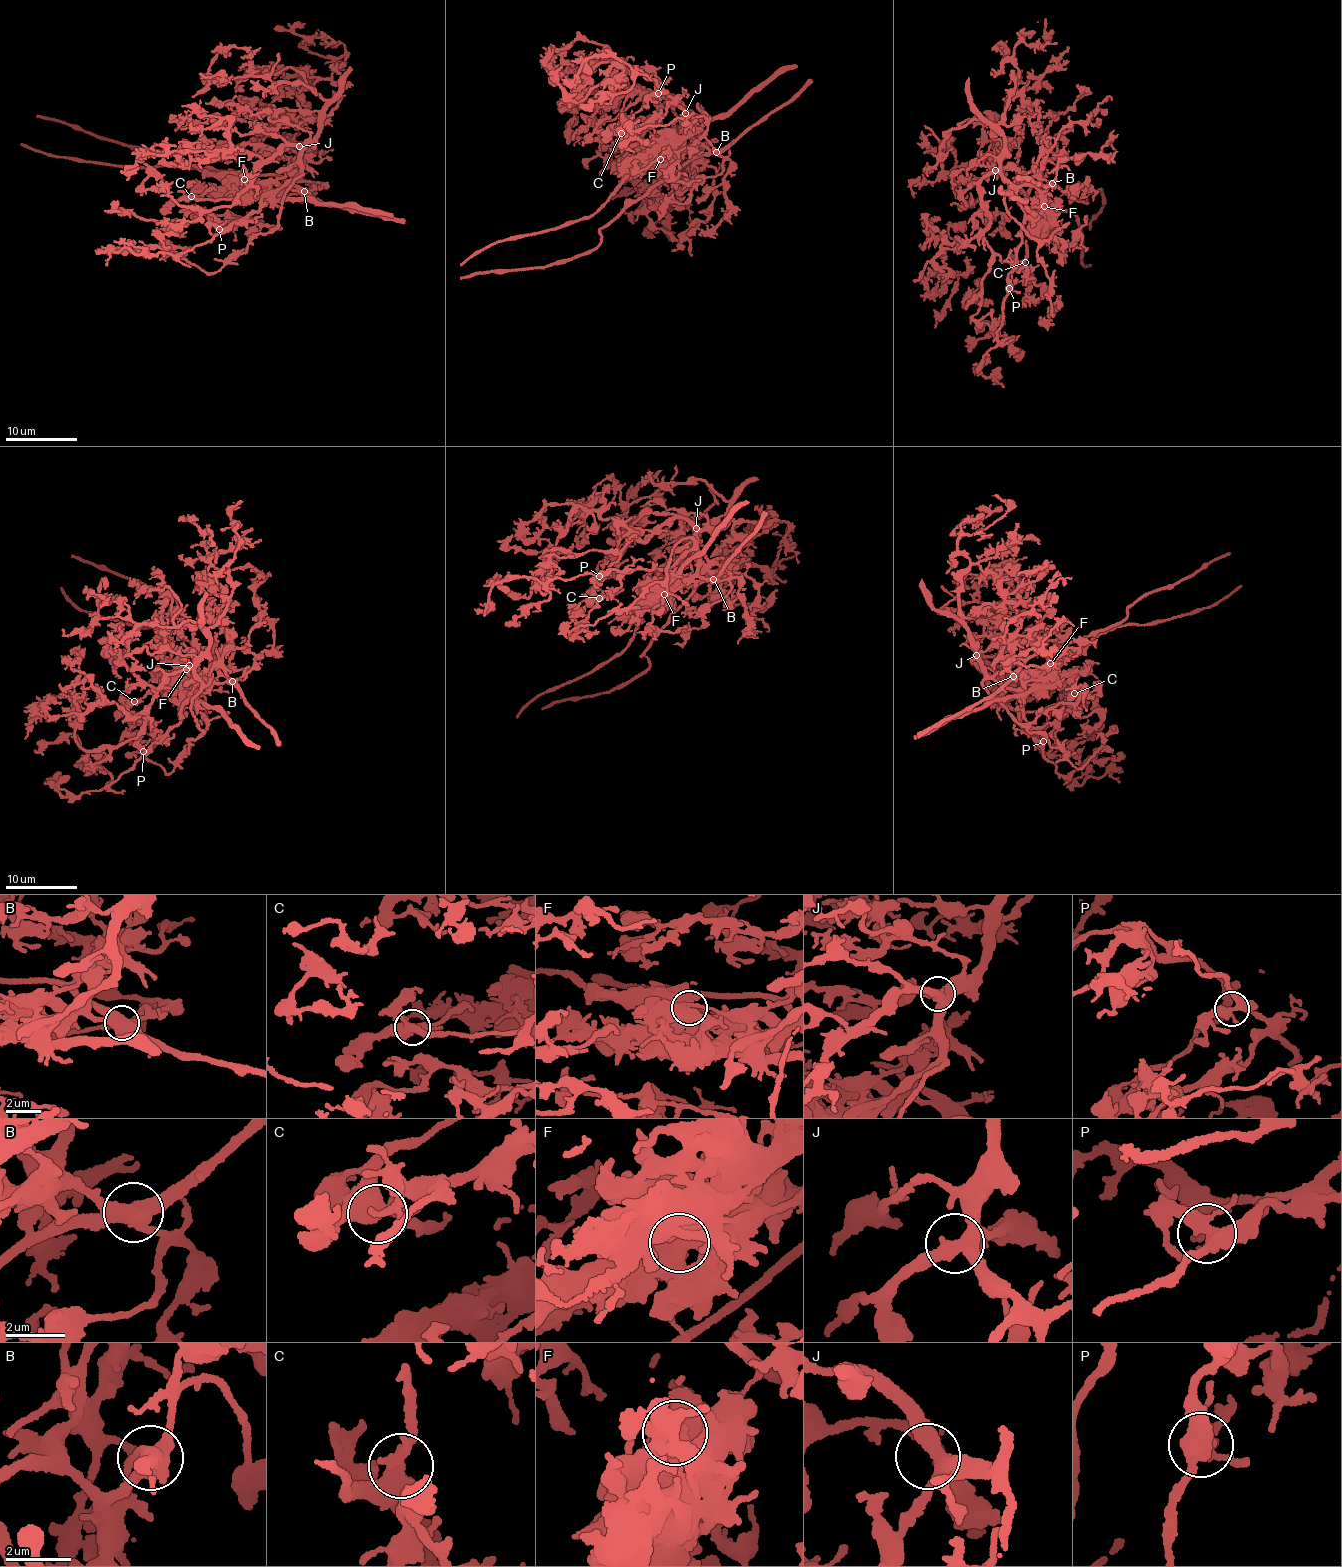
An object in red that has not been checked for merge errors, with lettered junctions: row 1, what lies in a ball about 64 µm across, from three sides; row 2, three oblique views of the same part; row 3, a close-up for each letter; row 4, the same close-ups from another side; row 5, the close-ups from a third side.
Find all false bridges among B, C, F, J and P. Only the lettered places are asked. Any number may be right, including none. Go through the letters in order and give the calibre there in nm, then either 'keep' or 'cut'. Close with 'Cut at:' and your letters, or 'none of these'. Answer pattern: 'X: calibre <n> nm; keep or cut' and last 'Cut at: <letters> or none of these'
B: calibre 550 nm; cut
C: calibre 440 nm; keep
F: calibre 1100 nm; cut
J: calibre 420 nm; keep
P: calibre 440 nm; keep
Cut at: B, F

